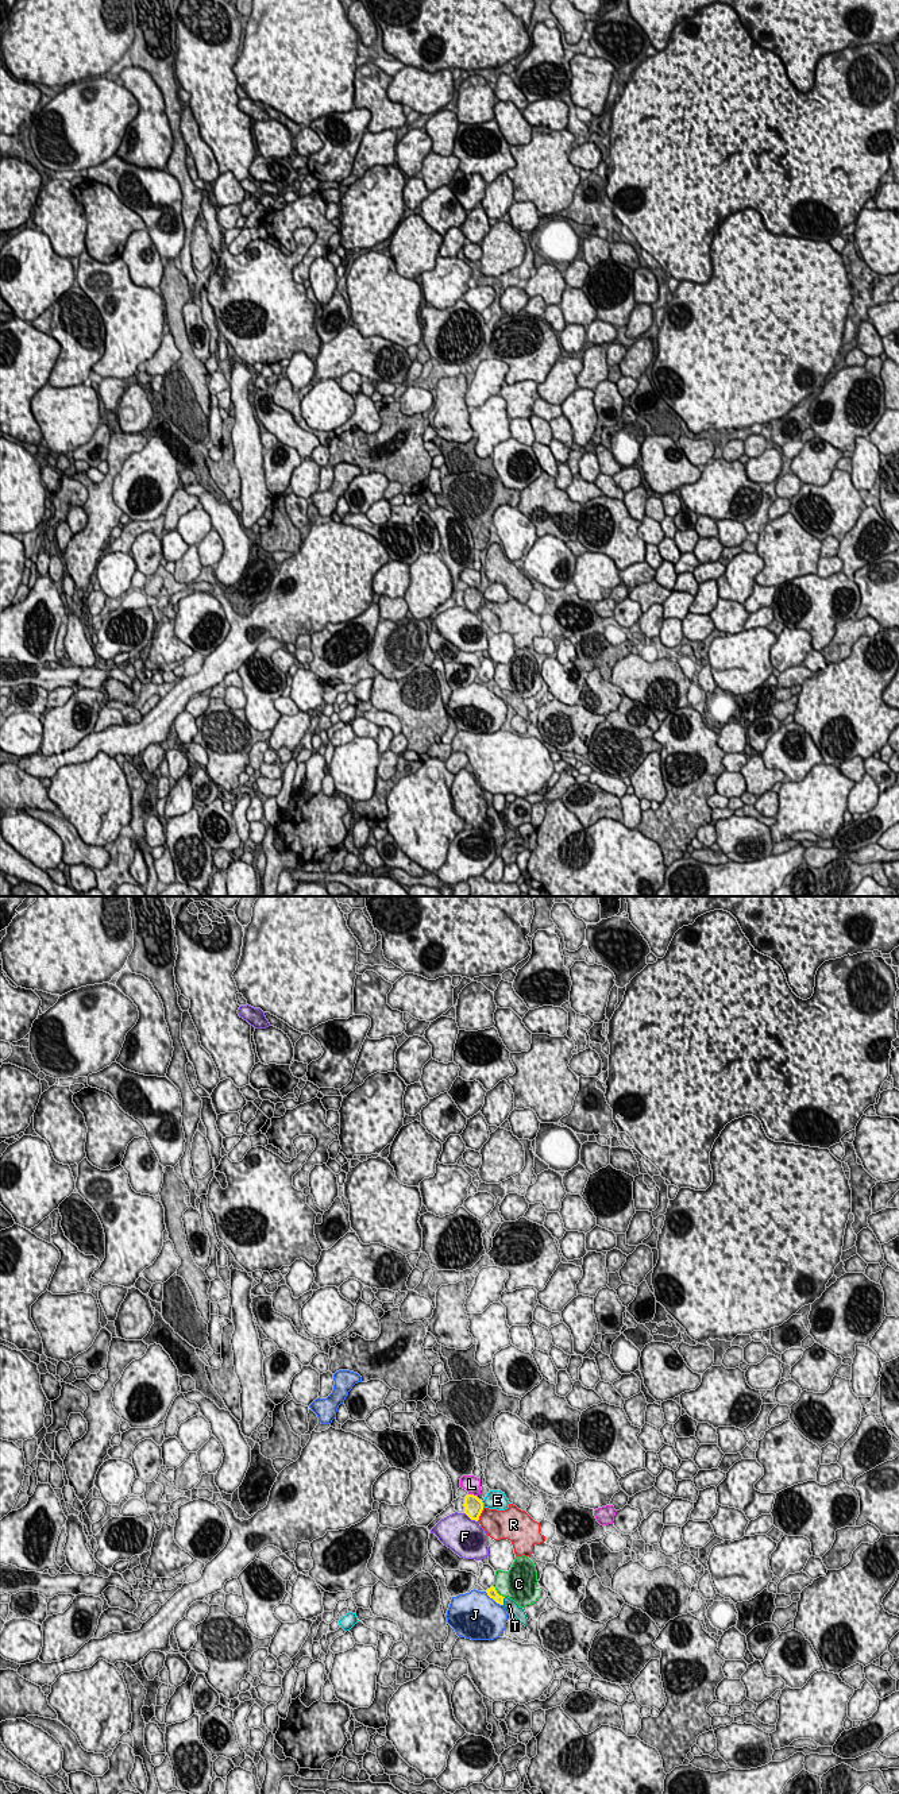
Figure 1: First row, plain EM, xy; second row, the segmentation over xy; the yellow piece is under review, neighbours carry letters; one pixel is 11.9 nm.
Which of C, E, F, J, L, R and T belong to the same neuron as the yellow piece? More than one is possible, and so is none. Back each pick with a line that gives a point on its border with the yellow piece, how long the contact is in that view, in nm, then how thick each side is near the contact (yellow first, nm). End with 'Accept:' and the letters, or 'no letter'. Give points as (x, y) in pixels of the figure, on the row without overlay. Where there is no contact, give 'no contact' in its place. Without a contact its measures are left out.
T: contact xy (502, 694); length 120 nm; calibres 120 and 140 nm
Accept: T

